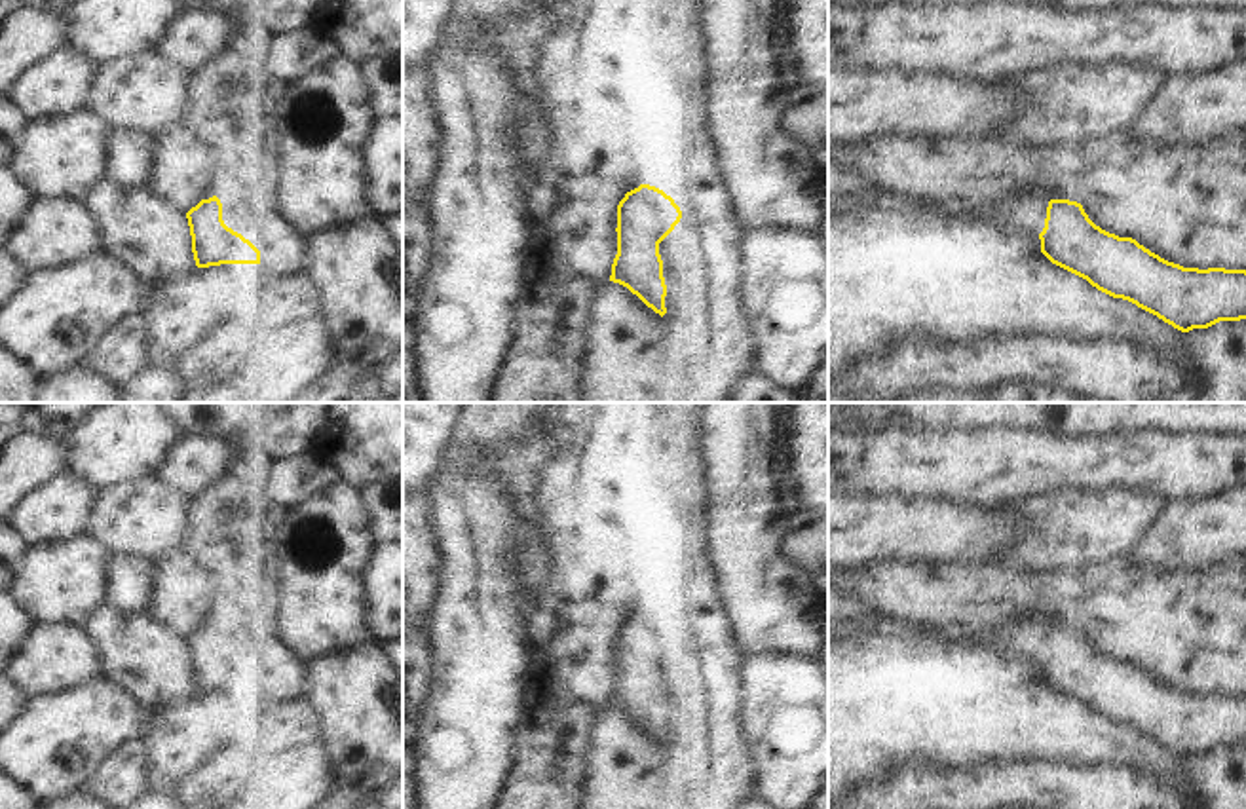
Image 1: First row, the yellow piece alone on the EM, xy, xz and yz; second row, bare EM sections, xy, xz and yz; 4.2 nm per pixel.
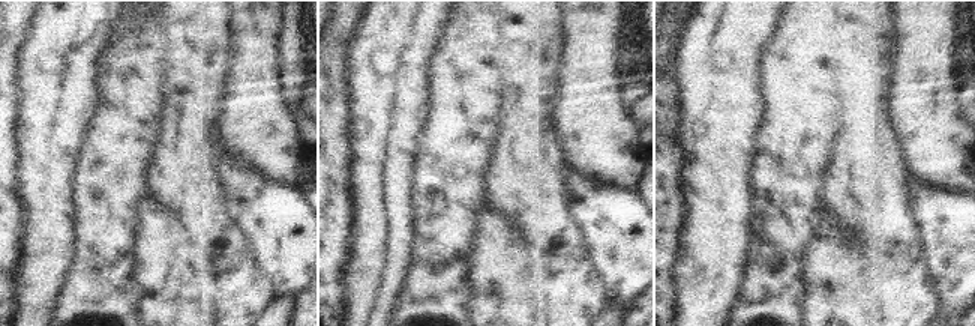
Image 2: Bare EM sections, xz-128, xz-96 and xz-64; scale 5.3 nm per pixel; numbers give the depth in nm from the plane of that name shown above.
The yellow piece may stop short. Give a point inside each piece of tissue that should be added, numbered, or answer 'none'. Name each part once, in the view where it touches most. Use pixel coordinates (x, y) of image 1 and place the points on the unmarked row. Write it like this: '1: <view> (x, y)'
1: xy (232, 526)

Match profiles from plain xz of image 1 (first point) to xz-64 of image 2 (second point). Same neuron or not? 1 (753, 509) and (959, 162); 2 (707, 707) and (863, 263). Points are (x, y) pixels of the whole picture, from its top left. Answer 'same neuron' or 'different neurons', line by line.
1: same neuron
2: different neurons

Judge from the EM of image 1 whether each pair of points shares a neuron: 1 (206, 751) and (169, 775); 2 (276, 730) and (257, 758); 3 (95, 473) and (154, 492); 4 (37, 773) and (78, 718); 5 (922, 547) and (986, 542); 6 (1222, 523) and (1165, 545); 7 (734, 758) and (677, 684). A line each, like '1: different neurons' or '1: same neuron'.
1: same neuron
2: same neuron
3: different neurons
4: same neuron
5: same neuron
6: same neuron
7: same neuron

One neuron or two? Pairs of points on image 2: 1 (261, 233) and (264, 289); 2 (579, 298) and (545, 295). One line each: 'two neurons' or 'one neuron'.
1: two neurons
2: one neuron

